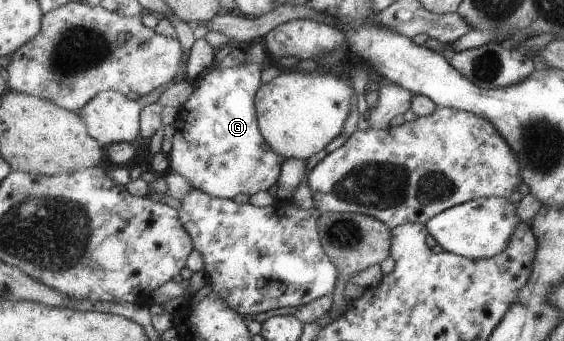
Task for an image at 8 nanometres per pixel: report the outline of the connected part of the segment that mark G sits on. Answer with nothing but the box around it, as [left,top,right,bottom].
[170,44,286,199]

